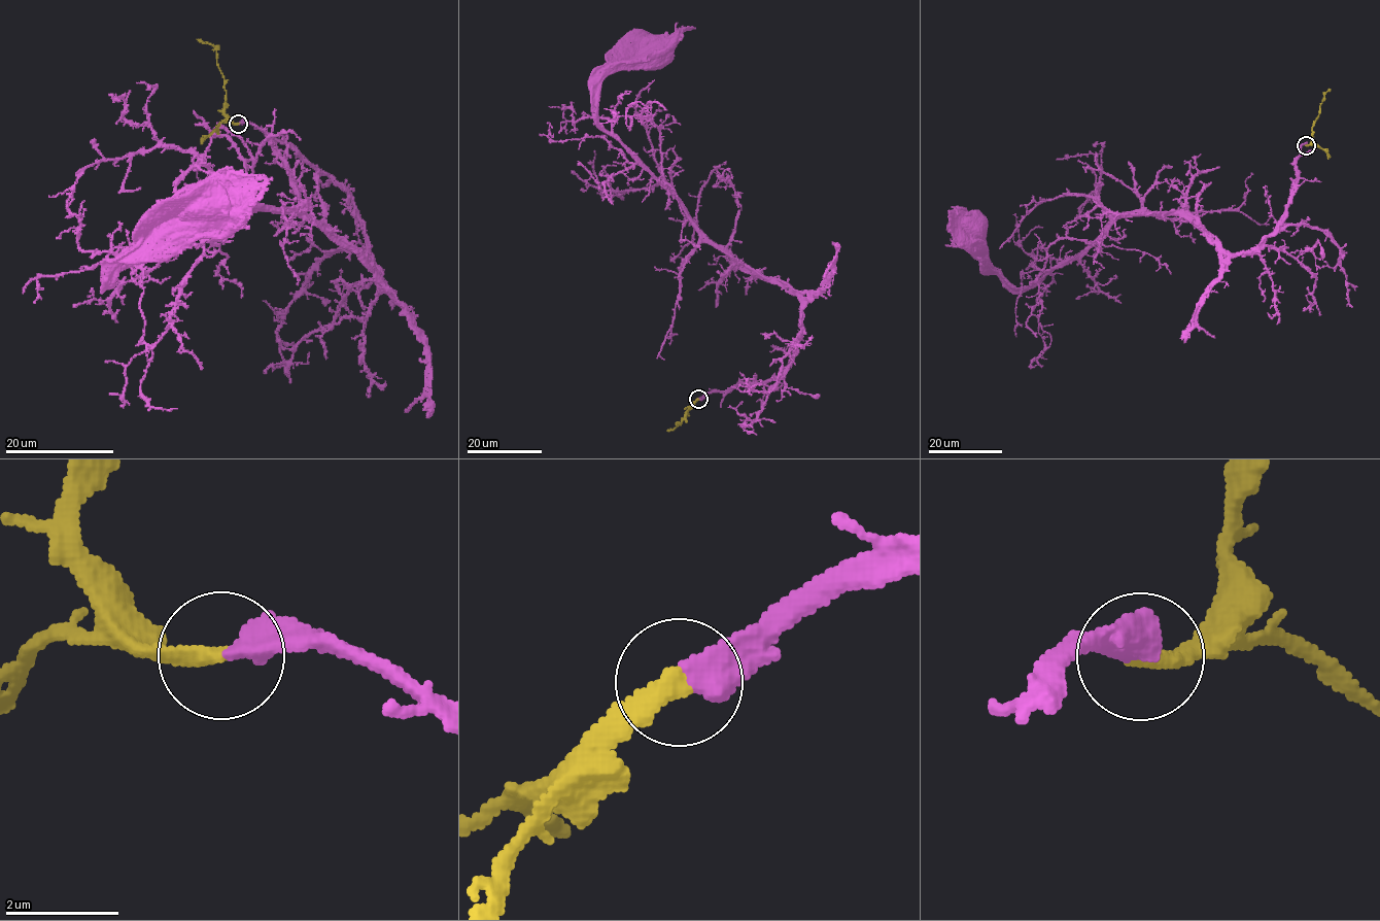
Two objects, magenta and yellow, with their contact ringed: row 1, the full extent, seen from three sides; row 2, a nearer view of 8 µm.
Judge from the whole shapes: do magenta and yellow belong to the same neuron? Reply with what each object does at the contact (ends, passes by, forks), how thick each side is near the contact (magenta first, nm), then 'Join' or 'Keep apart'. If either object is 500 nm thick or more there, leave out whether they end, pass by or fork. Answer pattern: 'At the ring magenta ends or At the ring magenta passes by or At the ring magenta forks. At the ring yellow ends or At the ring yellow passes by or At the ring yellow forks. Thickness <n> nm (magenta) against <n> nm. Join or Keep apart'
Thickness 550 nm (magenta) against 360 nm. Join

